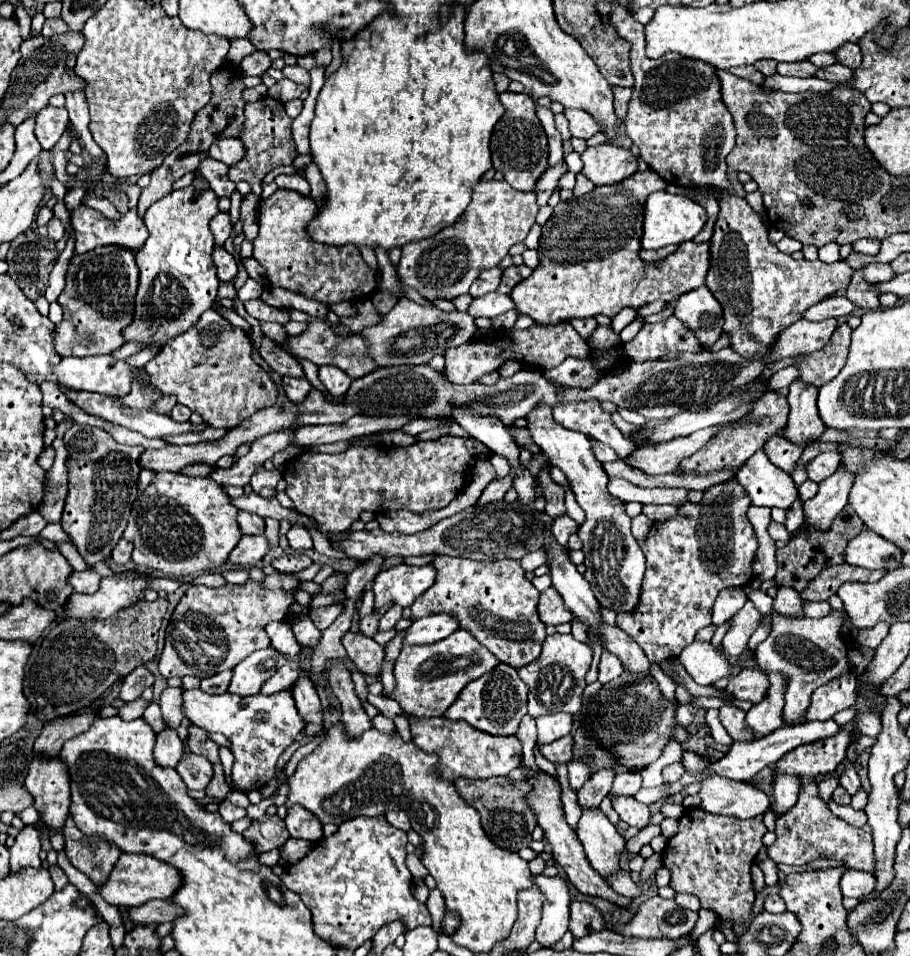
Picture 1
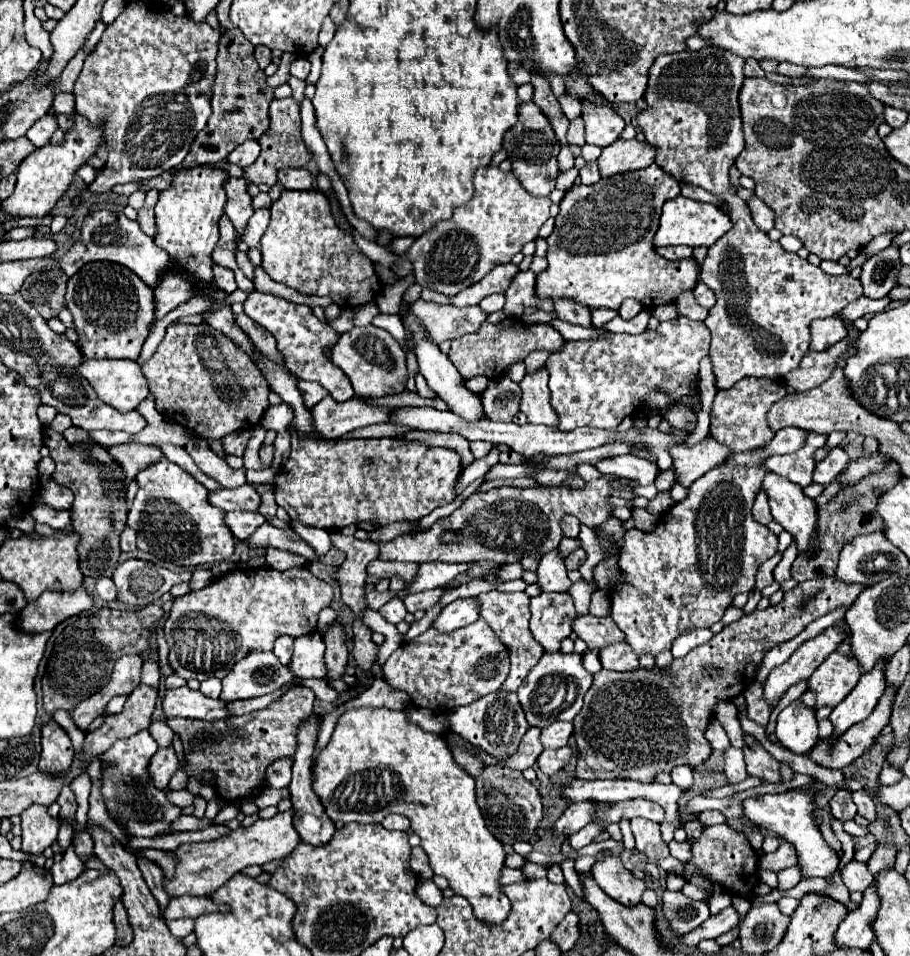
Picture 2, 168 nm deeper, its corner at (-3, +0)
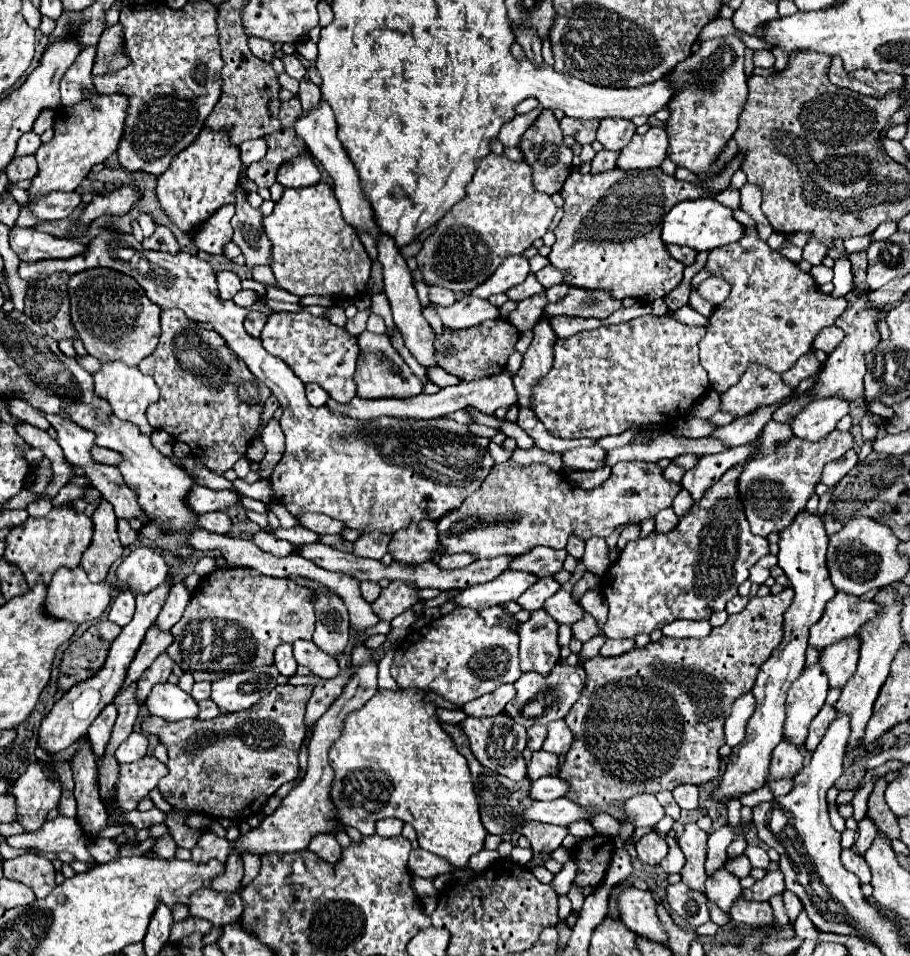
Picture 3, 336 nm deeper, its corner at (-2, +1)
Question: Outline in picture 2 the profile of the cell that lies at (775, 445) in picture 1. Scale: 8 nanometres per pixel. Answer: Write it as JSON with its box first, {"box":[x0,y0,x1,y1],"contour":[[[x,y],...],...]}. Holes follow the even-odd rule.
{"box":[710,377,788,453],"contour":[[[748,377],[738,381],[732,389],[718,391],[714,405],[710,409],[710,435],[720,443],[726,443],[734,453],[744,453],[772,441],[772,429],[768,427],[766,413],[770,407],[788,393],[782,379],[758,379]]]}

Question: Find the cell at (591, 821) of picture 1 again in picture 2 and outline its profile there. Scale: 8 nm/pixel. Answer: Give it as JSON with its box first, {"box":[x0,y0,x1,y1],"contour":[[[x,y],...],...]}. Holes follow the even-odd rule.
{"box":[592,855,646,907],"contour":[[[596,855],[598,863],[592,867],[594,881],[598,887],[612,897],[614,901],[634,907],[642,903],[642,893],[646,891],[646,883],[636,879],[628,869],[624,869],[618,857],[602,857]]]}

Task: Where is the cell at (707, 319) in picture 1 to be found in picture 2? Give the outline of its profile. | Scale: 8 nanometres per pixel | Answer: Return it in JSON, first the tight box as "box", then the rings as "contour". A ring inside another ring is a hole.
{"box":[694,281,716,309],"contour":[[[698,281],[696,289],[694,289],[694,295],[696,295],[698,303],[700,303],[702,307],[706,307],[706,309],[712,309],[714,303],[716,303],[716,295],[714,295],[714,291],[712,291],[708,285],[704,285],[702,281]]]}

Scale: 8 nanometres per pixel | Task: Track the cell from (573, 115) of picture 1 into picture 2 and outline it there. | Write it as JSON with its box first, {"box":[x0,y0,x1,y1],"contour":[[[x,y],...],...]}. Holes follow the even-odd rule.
{"box":[582,105,626,147],"contour":[[[582,105],[582,117],[586,123],[586,143],[598,147],[612,145],[626,125],[612,109],[592,109],[592,105]]]}

